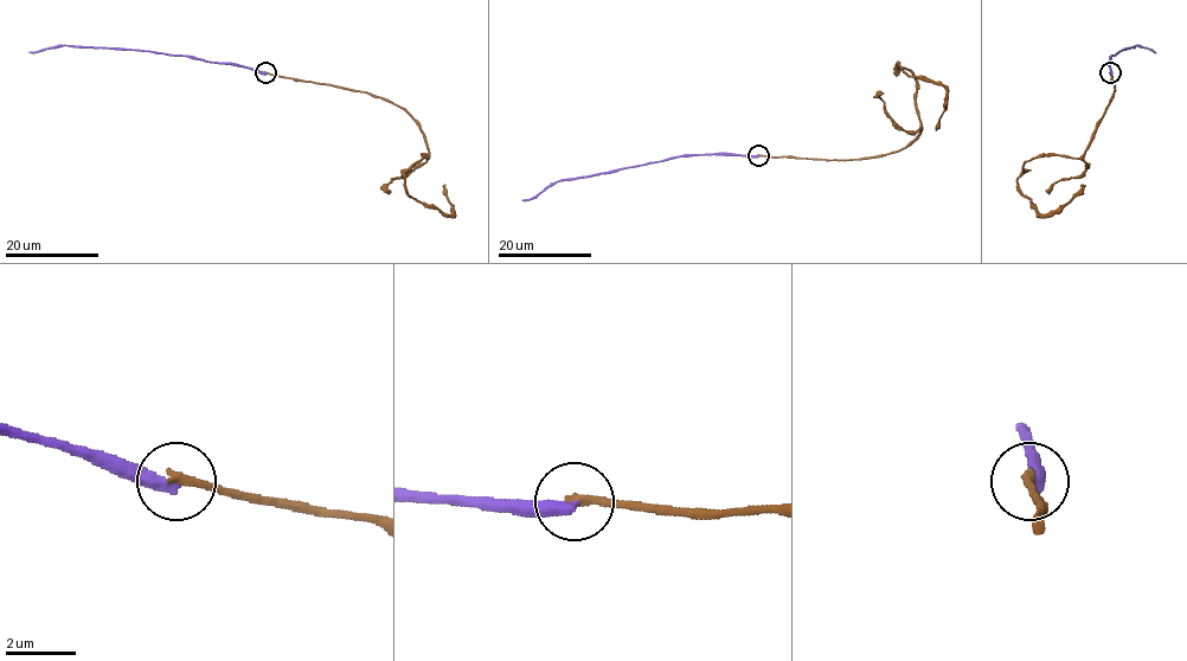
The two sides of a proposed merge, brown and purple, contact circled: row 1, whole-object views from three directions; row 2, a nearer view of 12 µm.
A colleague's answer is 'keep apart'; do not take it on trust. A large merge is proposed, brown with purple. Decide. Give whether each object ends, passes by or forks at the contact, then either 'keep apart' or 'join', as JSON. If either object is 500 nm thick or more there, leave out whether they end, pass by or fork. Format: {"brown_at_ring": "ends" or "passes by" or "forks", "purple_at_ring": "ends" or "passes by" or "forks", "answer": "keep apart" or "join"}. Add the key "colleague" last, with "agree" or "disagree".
{"brown_at_ring": "ends", "purple_at_ring": "ends", "answer": "keep apart", "colleague": "agree"}

